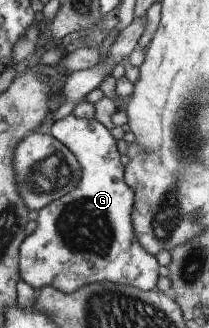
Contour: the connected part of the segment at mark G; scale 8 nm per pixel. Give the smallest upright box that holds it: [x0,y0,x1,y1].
[18,114,159,294]

